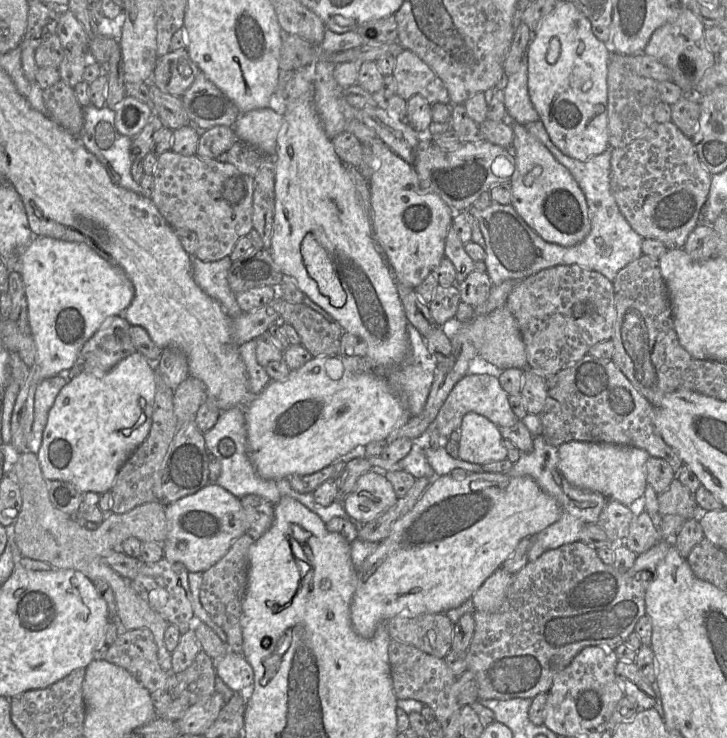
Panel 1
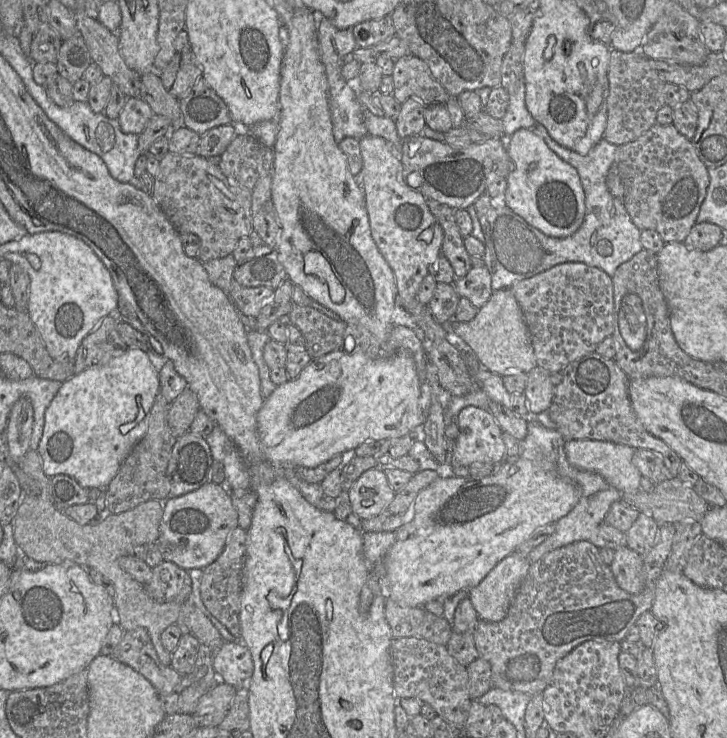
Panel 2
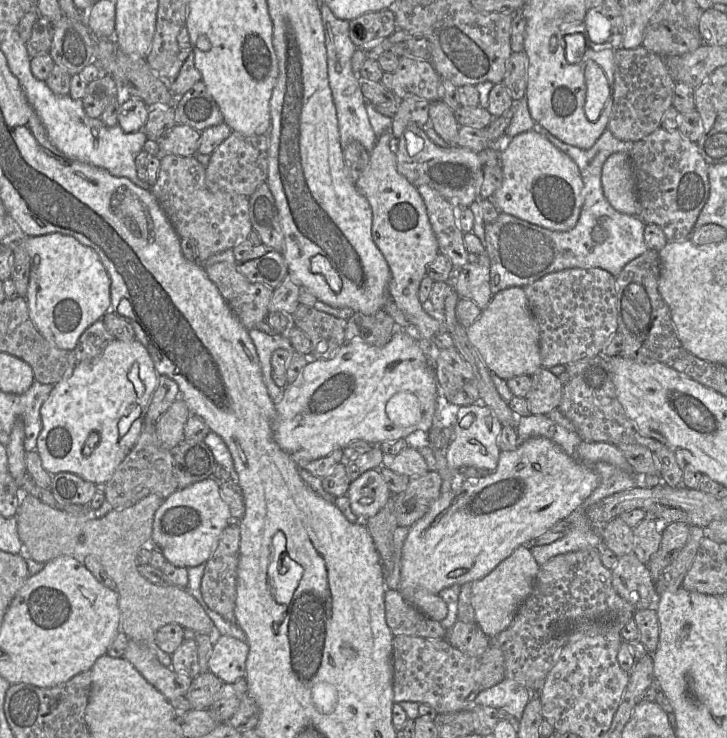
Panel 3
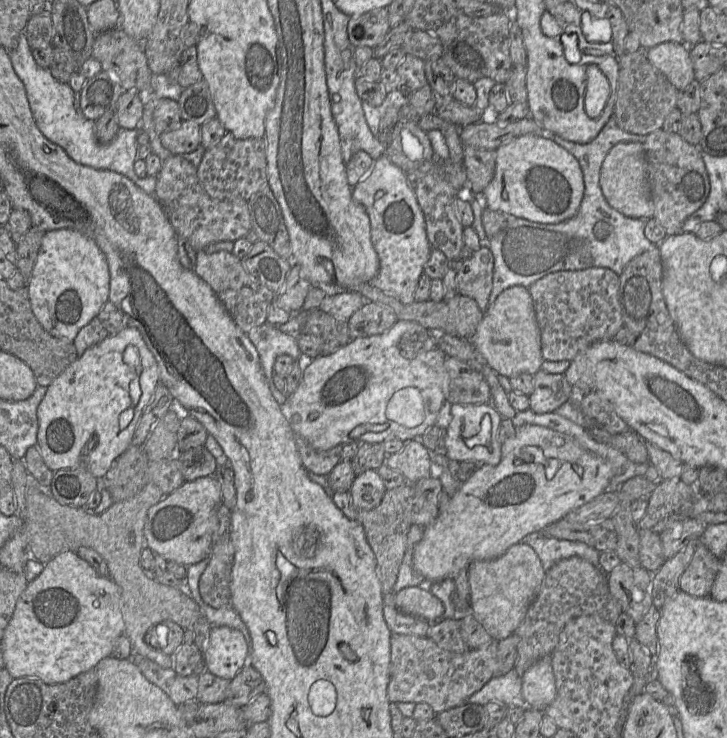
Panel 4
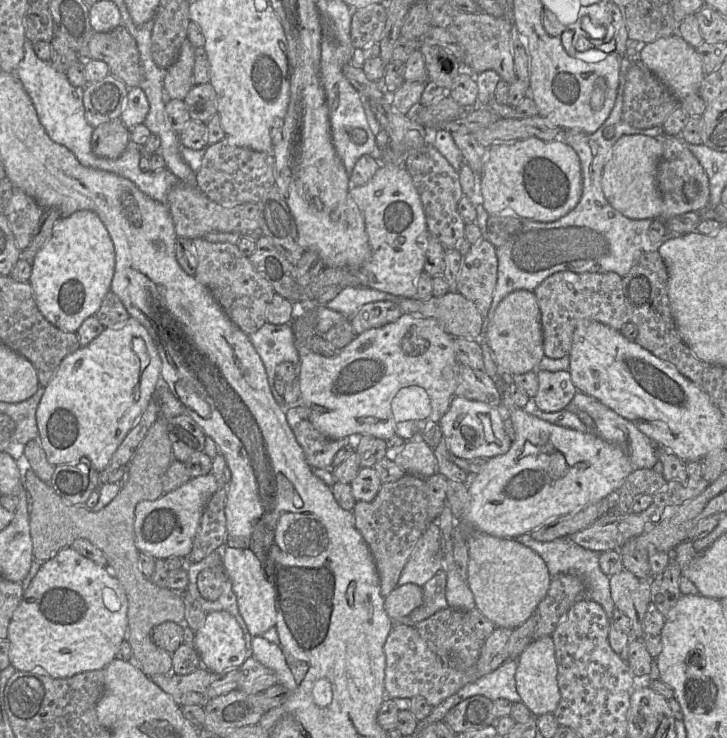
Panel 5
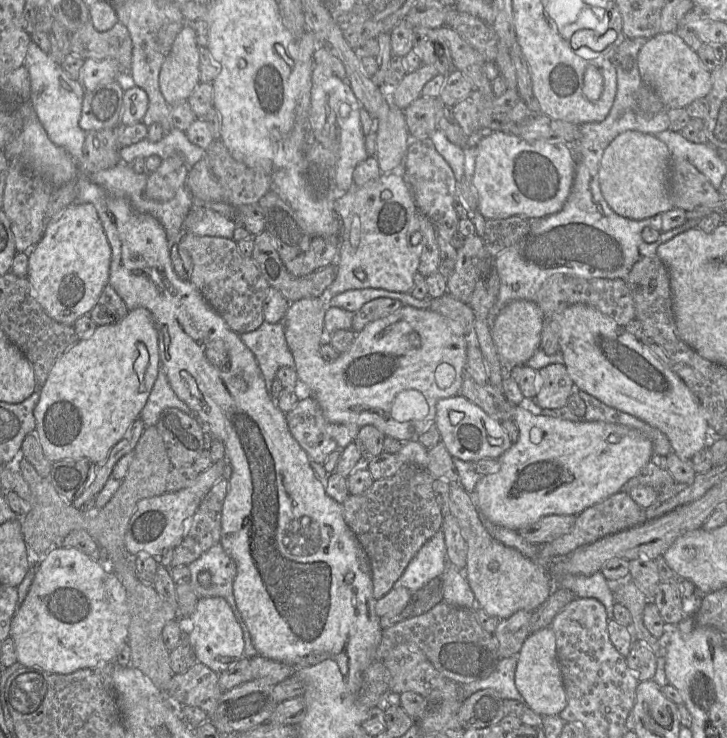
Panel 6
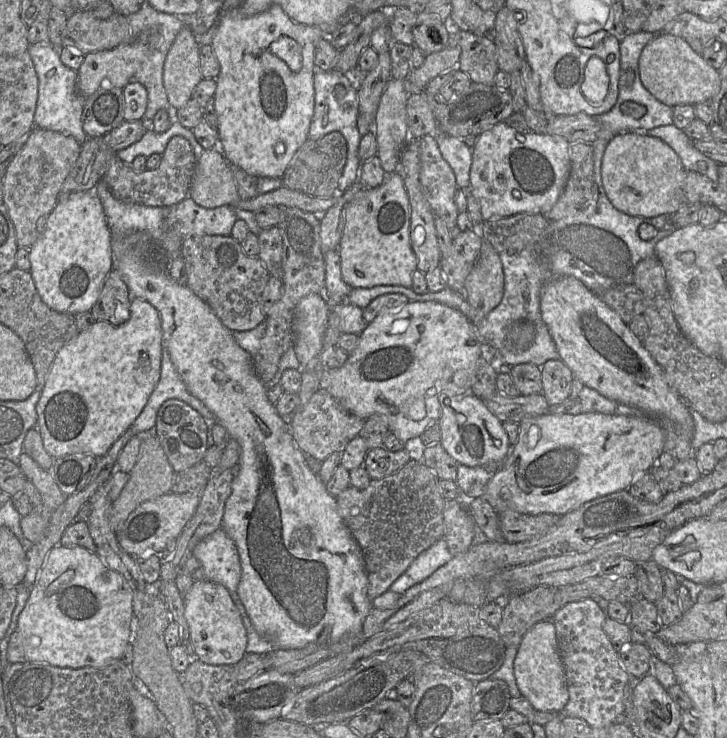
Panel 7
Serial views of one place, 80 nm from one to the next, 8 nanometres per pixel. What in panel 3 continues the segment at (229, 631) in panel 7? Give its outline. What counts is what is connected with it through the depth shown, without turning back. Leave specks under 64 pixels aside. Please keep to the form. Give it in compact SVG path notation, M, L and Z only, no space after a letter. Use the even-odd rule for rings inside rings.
M226 635L215 636L209 671L225 684L234 683L246 675L248 653L247 642Z

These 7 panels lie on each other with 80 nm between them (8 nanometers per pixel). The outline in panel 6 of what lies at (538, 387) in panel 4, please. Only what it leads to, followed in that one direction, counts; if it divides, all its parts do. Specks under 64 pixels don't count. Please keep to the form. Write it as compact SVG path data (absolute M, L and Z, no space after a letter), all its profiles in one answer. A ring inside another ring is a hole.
M553 363L539 370L538 393L534 402L541 410L567 405L574 384L564 364Z

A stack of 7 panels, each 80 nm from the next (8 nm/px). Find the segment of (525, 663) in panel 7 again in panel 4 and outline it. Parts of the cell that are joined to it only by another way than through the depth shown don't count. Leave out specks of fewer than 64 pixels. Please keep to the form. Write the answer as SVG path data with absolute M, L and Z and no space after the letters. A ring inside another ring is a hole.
M552 656L538 660L522 675L522 694L527 707L544 711L556 697Z

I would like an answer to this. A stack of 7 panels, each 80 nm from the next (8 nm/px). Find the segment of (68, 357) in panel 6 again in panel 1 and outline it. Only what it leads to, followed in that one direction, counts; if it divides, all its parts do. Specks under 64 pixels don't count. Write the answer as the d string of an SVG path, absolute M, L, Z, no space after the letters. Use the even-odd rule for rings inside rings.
M136 351L104 374L82 373L68 381L51 407L37 453L46 480L72 483L81 492L110 491L121 467L149 435L156 393L156 373L149 360Z

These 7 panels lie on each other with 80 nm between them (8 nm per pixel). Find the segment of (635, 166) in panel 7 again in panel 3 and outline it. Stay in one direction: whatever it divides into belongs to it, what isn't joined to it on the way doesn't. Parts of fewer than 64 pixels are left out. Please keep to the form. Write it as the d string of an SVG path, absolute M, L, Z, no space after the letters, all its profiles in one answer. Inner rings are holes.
M629 153L611 154L603 164L601 183L605 198L618 212L638 216L641 204Z

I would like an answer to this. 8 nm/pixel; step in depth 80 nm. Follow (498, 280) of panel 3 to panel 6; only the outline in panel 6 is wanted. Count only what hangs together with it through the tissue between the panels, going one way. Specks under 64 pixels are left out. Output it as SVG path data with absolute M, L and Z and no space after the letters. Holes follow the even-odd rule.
M645 37L625 38L623 43L620 44L619 47L617 48L617 53L616 53L617 60L615 61L616 71L617 71L617 92L616 92L616 97L615 97L613 106L612 106L608 116L603 121L584 123L584 124L580 125L581 137L577 141L577 143L573 146L573 153L575 155L575 177L574 177L573 185L572 185L572 188L571 188L571 192L570 192L563 208L560 211L556 212L555 214L549 215L547 217L542 217L542 218L538 218L538 219L530 219L531 223L530 223L529 232L525 236L523 236L519 241L517 241L515 244L513 244L510 247L507 247L507 248L503 249L502 251L500 251L495 256L495 258L494 258L494 269L496 270L496 272L498 274L498 277L499 277L499 280L500 280L500 287L499 287L499 292L498 292L497 299L496 299L493 307L491 308L490 312L488 313L488 326L489 326L489 329L492 327L494 319L499 314L499 312L507 304L509 304L510 302L512 302L514 300L527 300L527 301L536 302L537 293L541 289L543 283L549 277L551 277L553 275L556 275L556 274L560 274L560 275L565 275L565 276L570 276L570 277L582 278L582 279L586 279L586 280L593 279L593 278L606 278L606 279L618 279L619 278L619 279L622 279L622 280L626 281L631 268L633 267L633 265L636 262L638 262L642 257L650 257L650 256L656 255L657 254L657 248L658 248L659 245L661 245L662 243L670 240L675 235L680 233L680 227L674 228L674 229L669 230L669 231L661 232L661 230L662 230L662 218L661 218L662 215L661 214L657 214L653 217L646 218L646 219L643 219L643 220L632 220L632 219L628 219L628 218L625 218L625 217L622 217L622 216L618 215L608 205L608 203L604 199L604 197L602 195L602 192L601 192L601 189L600 189L599 169L600 169L601 159L603 157L605 149L615 139L615 137L617 137L619 134L621 134L625 131L638 131L638 132L642 132L642 133L645 133L645 134L654 135L656 133L659 133L659 132L662 132L662 131L665 131L665 130L669 129L669 118L668 118L666 109L663 110L663 111L660 111L657 114L655 114L650 119L645 119L644 114L639 110L638 105L637 105L636 100L635 100L635 92L639 89L639 87L642 84L644 84L643 81L642 81L642 78L640 76L639 69L638 69L638 62L636 62L636 61L638 61L639 51L641 50L641 48L644 46L644 44L647 41L648 41L648 39L645 38ZM628 56L631 56L633 58L633 67L632 67L631 70L625 70L624 69L624 62L625 62L625 60ZM645 227L650 227L652 229L655 229L655 230L661 232L658 239L655 242L647 243L643 240L643 238L641 236L641 233L642 233L642 230Z

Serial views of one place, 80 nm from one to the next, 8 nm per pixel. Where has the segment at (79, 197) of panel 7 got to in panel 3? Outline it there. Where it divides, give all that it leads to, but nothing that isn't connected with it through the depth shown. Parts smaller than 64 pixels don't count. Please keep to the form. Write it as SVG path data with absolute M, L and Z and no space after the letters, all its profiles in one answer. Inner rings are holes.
M58 232L38 236L25 235L22 240L18 241L18 243L14 245L23 246L31 258L30 280L26 294L26 301L28 304L31 320L40 331L40 333L57 348L74 351L79 337L85 331L85 329L97 320L102 319L104 314L109 310L111 306L111 279L107 270L102 264L99 255L91 247L80 243L75 237Z

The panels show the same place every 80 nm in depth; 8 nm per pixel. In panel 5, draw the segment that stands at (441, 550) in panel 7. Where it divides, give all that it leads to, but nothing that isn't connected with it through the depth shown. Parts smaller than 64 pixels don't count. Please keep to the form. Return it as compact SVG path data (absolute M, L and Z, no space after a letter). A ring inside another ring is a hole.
M431 522L419 538L397 582L397 587L412 583L424 586L443 569L441 551L442 533L436 522Z

